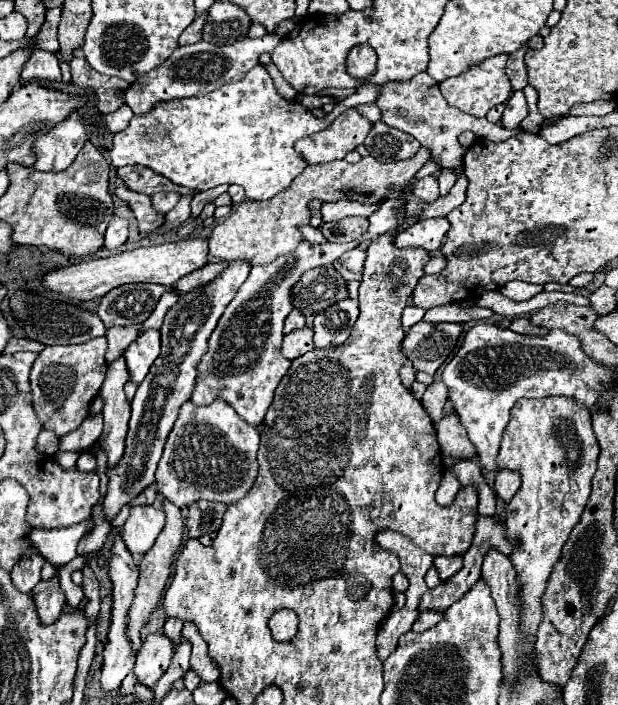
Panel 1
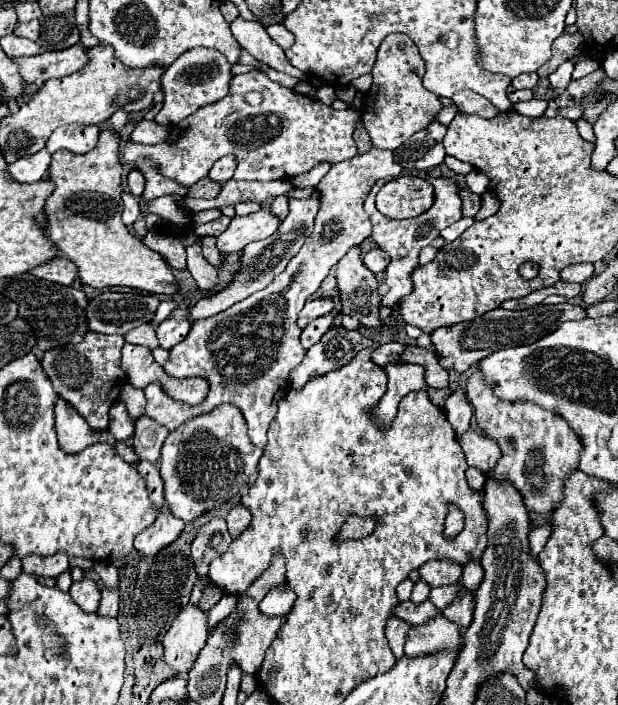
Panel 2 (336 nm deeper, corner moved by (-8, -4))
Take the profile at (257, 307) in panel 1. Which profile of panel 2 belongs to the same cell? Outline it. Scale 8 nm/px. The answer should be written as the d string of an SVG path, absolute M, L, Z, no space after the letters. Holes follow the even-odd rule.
M377 148L357 154L351 160L333 164L317 186L321 204L315 216L313 232L299 254L289 260L287 268L275 276L267 288L233 304L225 312L195 322L187 338L171 348L171 356L163 370L171 378L203 376L209 382L209 394L205 402L199 406L189 406L167 396L161 384L149 384L145 388L145 414L165 428L175 430L185 420L207 414L213 408L229 402L241 408L249 426L251 442L259 448L265 448L267 428L275 418L277 402L289 390L289 372L299 366L305 356L305 350L299 344L301 328L297 326L297 314L303 310L311 294L315 294L315 290L321 286L329 270L345 256L345 252L351 246L361 244L371 234L371 222L363 210L363 200L371 192L373 184L379 178L397 178L401 170L403 168L393 160L391 150Z

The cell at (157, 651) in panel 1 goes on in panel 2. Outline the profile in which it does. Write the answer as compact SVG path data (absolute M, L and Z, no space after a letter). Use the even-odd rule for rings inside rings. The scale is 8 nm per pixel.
M193 604L183 608L163 638L165 662L177 670L177 676L187 678L207 636L207 614Z

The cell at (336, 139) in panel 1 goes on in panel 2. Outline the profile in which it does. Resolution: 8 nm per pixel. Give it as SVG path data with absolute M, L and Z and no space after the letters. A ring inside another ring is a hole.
M389 34L389 36L385 36L385 40L379 46L377 62L375 62L375 68L373 68L373 88L365 96L365 108L363 108L363 112L365 112L363 126L365 126L365 130L367 130L369 138L371 138L371 144L375 148L395 150L411 134L423 130L425 126L429 126L435 120L435 114L441 110L441 102L439 102L439 96L435 96L433 92L423 88L423 84L421 84L423 74L425 74L425 64L423 64L423 58L419 56L419 50L417 50L415 42L405 34Z

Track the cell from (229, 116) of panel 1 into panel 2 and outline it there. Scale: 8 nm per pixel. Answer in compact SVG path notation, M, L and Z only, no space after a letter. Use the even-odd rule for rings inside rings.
M253 70L233 78L231 90L223 100L207 104L181 120L181 124L175 124L165 142L147 146L129 140L123 160L133 170L137 170L141 160L151 160L165 178L185 188L205 178L215 160L229 154L237 158L233 180L291 180L323 162L333 166L353 158L357 154L353 130L359 120L361 112L355 108L333 110L317 98L283 88L271 82L267 74Z

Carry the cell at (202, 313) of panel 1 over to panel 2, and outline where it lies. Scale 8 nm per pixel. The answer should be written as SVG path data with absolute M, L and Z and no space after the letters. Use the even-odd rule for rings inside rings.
M313 194L311 198L303 198L303 200L289 198L289 216L279 224L277 232L273 236L269 236L269 238L251 242L249 246L243 248L241 260L239 260L239 270L233 276L233 280L225 288L217 288L217 290L205 294L203 298L199 298L197 304L191 308L191 322L197 322L197 320L205 320L209 316L215 316L215 314L227 310L229 306L233 306L235 302L239 302L239 300L251 296L253 292L259 292L265 286L269 286L269 282L279 272L285 270L287 262L301 250L301 246L305 244L305 240L311 236L313 218L315 218L317 210L319 210L319 196L317 194Z

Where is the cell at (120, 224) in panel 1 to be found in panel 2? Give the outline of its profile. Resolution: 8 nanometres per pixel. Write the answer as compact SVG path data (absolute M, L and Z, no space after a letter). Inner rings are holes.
M121 194L121 198L123 198L123 204L125 204L125 210L123 210L123 224L127 226L127 228L131 228L135 222L137 222L137 218L139 218L139 214L141 214L141 210L139 210L139 198L135 198L133 194Z

